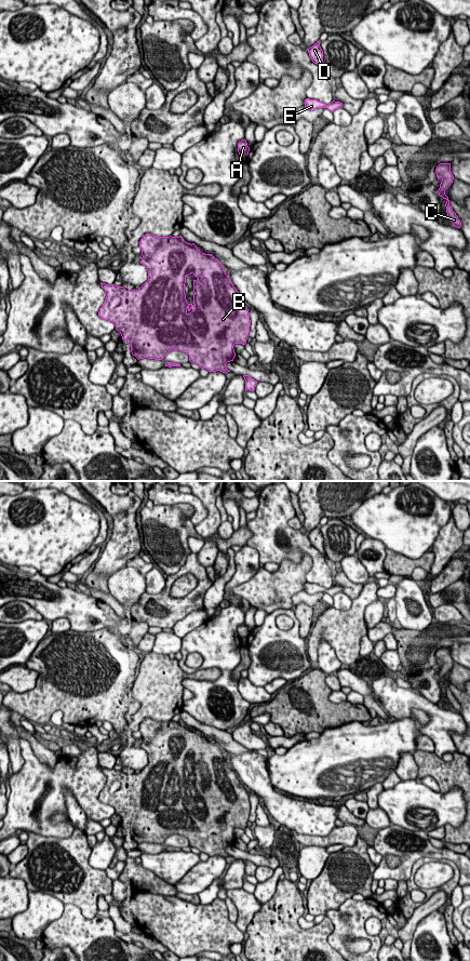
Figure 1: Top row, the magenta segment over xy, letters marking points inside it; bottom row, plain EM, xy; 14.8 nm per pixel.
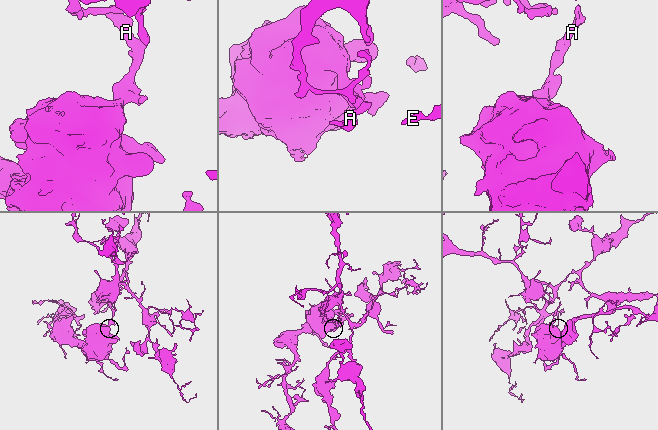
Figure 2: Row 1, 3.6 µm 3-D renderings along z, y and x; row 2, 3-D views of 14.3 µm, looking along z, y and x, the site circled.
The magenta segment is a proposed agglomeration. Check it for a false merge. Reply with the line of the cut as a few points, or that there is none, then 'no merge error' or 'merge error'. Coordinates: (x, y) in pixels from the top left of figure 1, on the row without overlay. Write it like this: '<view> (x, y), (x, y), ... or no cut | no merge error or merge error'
no cut | no merge error

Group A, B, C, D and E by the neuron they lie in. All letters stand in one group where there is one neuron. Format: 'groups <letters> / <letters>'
groups A B C D E

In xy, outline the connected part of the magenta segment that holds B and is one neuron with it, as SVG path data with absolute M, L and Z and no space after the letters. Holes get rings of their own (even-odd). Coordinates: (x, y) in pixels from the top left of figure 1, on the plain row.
M146 718L139 725L142 733L142 745L148 755L148 764L138 773L126 775L123 771L102 768L107 777L105 787L99 792L98 800L102 803L111 805L116 814L120 816L122 824L131 830L131 837L138 844L148 842L162 844L172 835L180 835L189 840L191 847L206 853L210 857L220 855L230 856L226 847L233 845L236 828L246 828L250 817L250 797L239 776L226 759L224 750L211 738L202 737L194 728L190 729L179 721L157 721ZM192 758L197 761L193 764L193 787L188 788L185 778L186 761Z

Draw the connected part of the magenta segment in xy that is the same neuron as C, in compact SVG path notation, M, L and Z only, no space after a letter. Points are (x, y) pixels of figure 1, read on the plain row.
M440 648L435 653L435 657L438 664L440 662L442 663L438 677L440 681L447 684L445 688L447 702L453 707L453 710L460 712L461 706L453 695L452 691L449 690L448 681L445 679L445 675L451 670L454 664L454 660L451 656L451 648Z

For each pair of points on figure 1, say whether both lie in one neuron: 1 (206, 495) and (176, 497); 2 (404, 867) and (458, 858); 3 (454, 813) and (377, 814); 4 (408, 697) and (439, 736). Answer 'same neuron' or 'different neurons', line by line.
1: different neurons
2: same neuron
3: different neurons
4: same neuron

